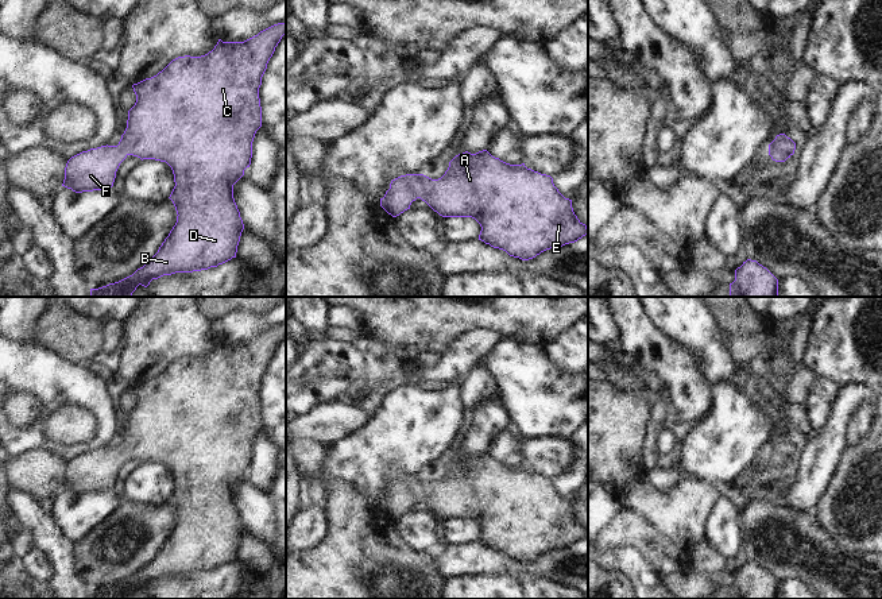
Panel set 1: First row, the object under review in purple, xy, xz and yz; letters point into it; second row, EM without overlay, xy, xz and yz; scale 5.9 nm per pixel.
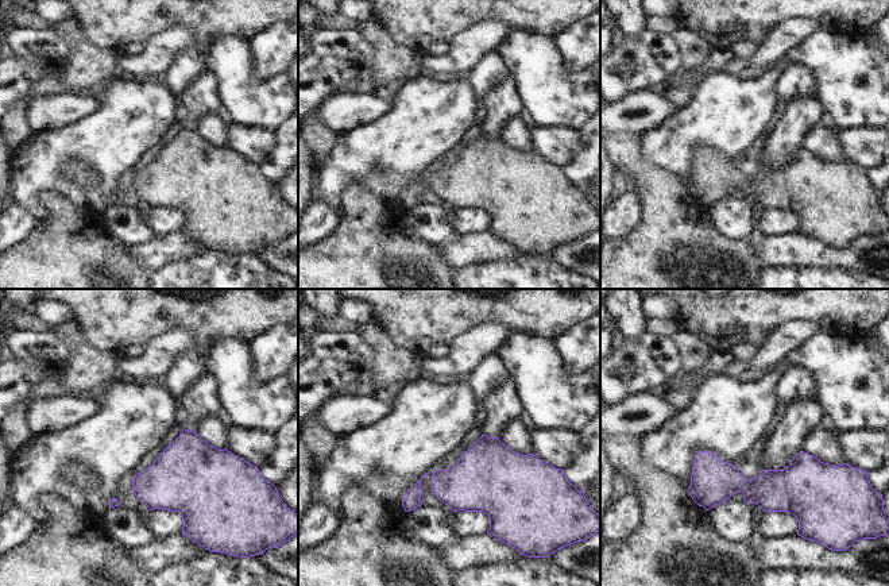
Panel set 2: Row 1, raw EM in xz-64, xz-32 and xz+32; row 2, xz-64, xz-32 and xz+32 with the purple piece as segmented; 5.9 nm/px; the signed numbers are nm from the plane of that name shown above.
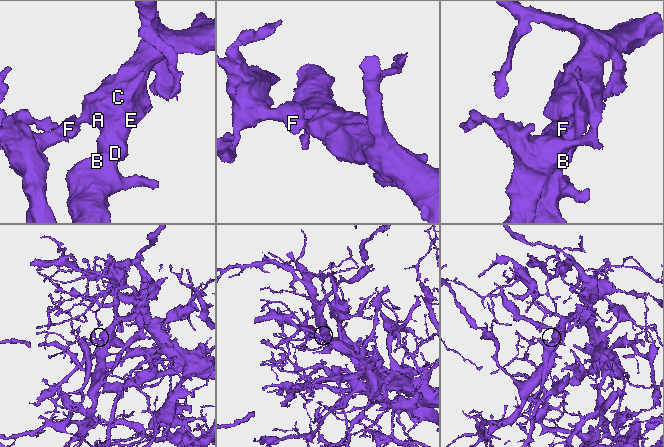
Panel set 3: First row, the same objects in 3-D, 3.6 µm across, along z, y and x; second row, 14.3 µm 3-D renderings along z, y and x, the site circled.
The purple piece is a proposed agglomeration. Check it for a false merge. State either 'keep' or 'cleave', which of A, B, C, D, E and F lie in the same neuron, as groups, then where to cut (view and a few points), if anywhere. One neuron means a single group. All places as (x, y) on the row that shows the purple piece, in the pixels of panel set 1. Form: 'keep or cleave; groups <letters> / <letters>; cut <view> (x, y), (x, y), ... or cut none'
keep; groups A B C D E F; cut none

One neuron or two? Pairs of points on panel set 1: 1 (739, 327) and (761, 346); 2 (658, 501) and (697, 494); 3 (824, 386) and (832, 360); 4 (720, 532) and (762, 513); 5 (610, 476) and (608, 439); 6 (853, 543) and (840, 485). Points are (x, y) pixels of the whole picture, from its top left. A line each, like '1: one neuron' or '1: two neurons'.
1: two neurons
2: one neuron
3: two neurons
4: two neurons
5: one neuron
6: one neuron

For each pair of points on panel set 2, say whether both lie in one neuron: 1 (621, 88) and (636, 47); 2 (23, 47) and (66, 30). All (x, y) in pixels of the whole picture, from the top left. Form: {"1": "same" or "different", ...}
{"1": "same", "2": "different"}

